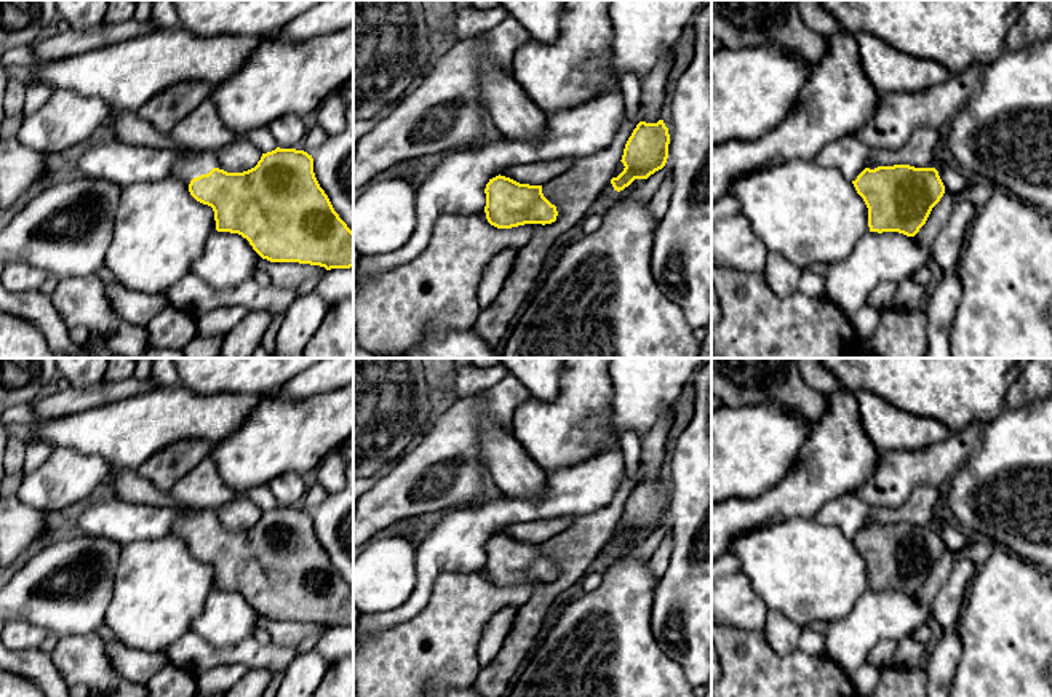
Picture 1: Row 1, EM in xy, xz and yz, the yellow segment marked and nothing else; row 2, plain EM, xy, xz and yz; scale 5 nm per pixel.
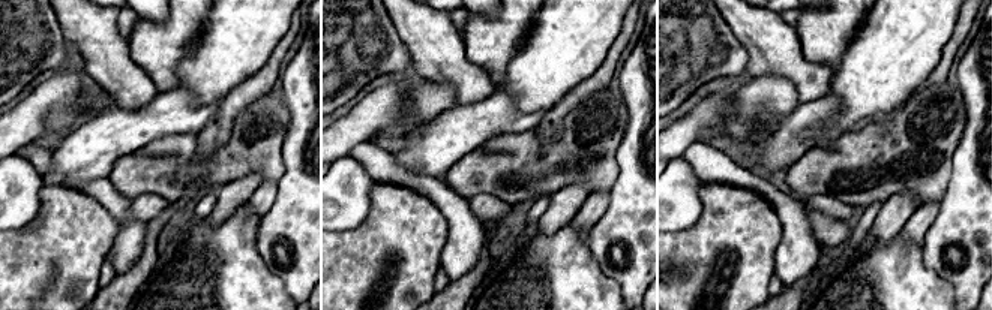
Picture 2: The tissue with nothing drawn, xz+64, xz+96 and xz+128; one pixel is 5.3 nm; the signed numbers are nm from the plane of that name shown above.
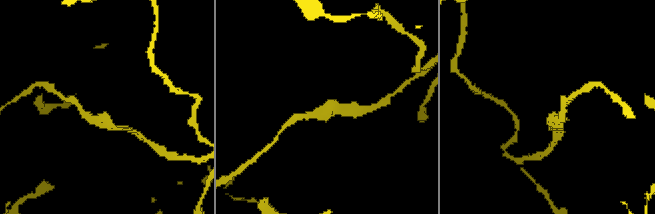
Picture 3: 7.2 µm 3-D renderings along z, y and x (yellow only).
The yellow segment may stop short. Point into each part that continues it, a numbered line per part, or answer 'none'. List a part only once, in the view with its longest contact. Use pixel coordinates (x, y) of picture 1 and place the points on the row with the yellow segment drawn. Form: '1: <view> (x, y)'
1: xz (539, 173)

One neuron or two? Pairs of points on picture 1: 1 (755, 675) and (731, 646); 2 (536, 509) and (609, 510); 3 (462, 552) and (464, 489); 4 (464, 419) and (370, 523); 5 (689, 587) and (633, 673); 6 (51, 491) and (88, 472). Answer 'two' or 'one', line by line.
1: one
2: two
3: two
4: one
5: two
6: one

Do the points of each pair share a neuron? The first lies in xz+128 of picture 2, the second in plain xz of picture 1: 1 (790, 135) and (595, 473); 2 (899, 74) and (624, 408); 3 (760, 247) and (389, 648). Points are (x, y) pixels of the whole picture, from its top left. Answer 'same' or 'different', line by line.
1: same
2: same
3: same

